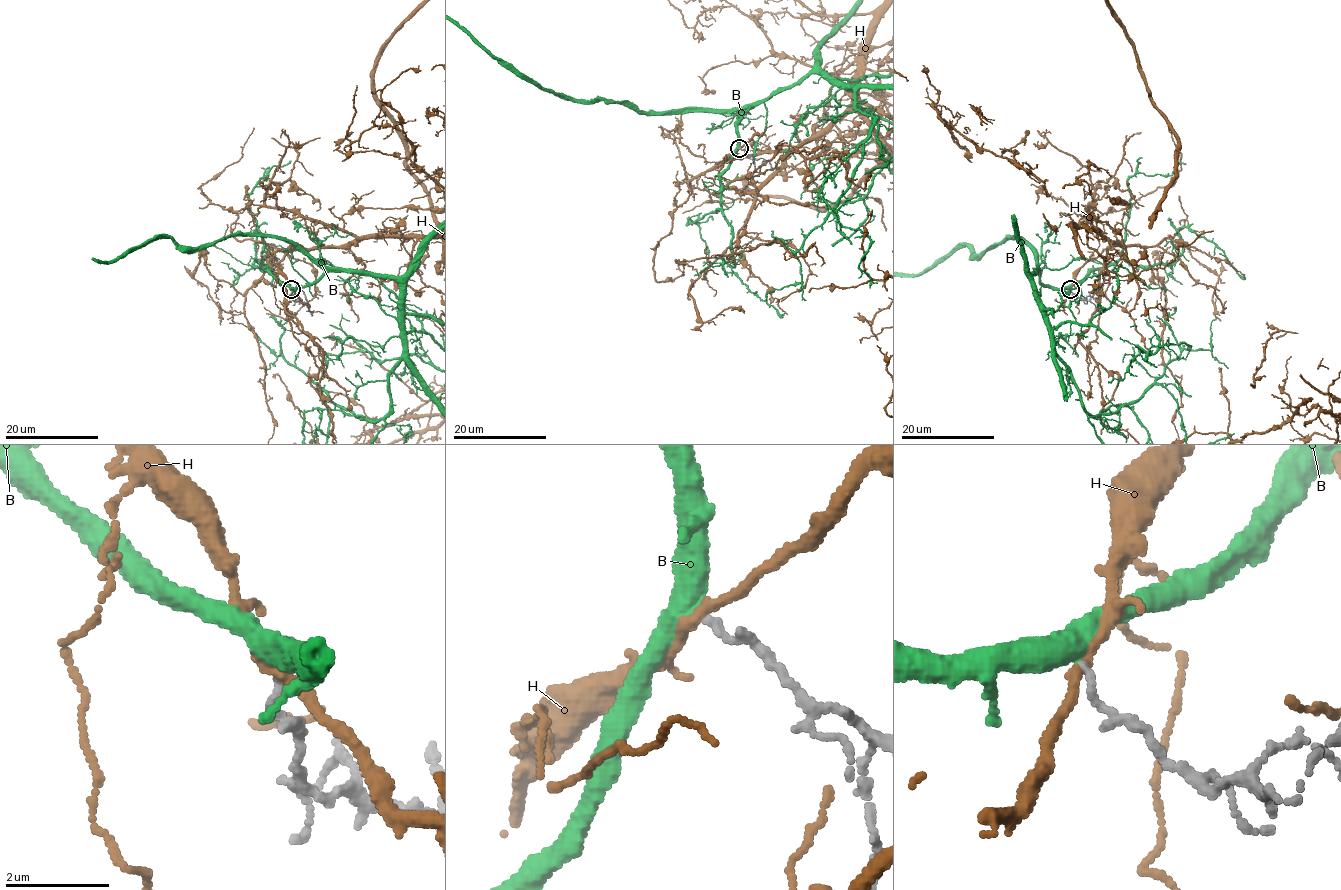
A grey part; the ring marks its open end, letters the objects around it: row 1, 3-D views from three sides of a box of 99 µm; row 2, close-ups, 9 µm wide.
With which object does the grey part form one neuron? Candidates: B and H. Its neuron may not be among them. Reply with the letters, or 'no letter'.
B

